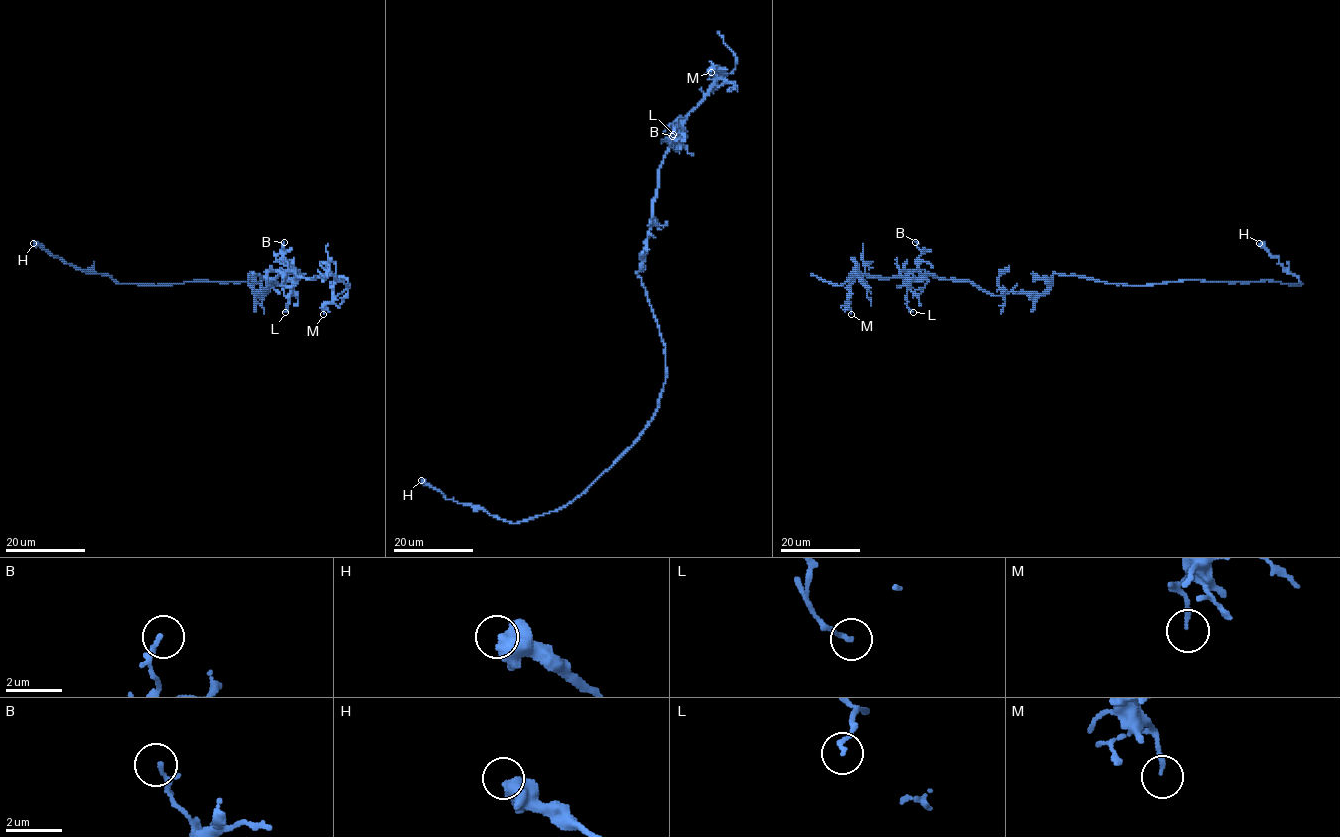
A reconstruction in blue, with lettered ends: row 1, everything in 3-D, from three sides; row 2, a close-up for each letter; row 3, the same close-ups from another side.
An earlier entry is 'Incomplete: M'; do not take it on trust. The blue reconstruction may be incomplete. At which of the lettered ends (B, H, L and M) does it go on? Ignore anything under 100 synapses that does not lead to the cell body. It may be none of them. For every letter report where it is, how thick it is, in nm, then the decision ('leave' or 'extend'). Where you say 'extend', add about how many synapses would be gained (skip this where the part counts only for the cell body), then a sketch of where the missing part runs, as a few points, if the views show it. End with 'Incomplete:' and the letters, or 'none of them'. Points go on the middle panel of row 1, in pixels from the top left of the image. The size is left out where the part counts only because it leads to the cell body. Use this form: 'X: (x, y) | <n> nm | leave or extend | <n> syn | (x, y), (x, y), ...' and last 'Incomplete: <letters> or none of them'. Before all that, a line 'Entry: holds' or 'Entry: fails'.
Entry: fails
B: (672, 136) | 160 nm | leave
H: (421, 480) | 480 nm | leave
L: (673, 134) | 140 nm | leave
M: (711, 72) | 140 nm | leave
Incomplete: none of them

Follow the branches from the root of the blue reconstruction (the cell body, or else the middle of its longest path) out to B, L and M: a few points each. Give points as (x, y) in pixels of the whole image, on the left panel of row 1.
B: (274, 284), (261, 276), (248, 275), (251, 289), (264, 295), (271, 280), (286, 276), (284, 242)
L: (274, 284), (261, 276), (248, 275), (251, 289), (264, 295), (268, 283), (278, 276), (292, 281), (285, 312)
M: (274, 284), (248, 275), (251, 289), (264, 295), (268, 283), (280, 275), (333, 274), (332, 300), (323, 314)

